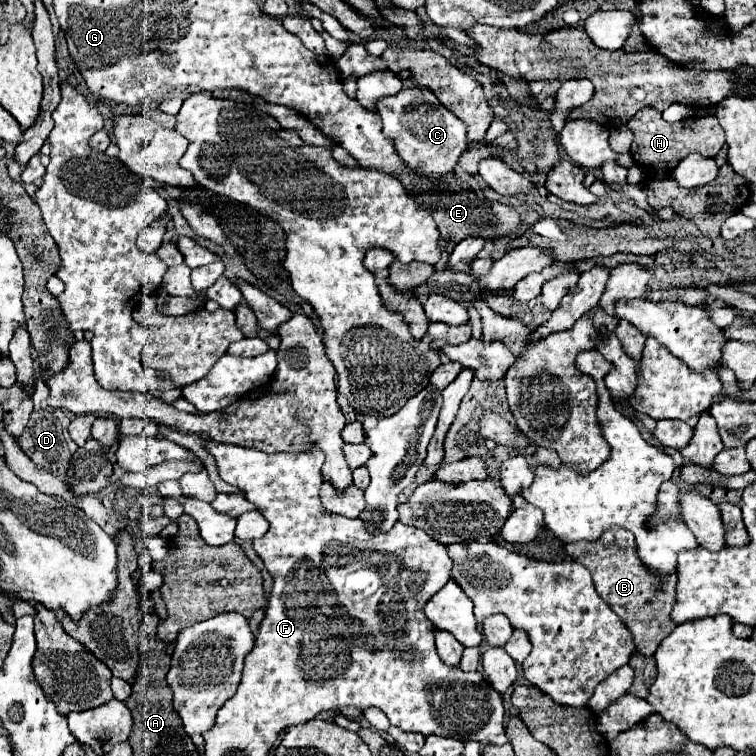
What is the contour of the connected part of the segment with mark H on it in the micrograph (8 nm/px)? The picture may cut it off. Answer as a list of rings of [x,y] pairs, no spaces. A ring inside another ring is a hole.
[[[642,109],[638,111],[626,125],[634,133],[632,141],[632,157],[636,163],[644,167],[656,167],[662,171],[672,171],[680,159],[690,153],[700,153],[704,157],[716,157],[722,145],[726,143],[724,129],[720,127],[716,117],[692,117],[678,123],[668,123],[662,119],[662,113],[656,109]]]

